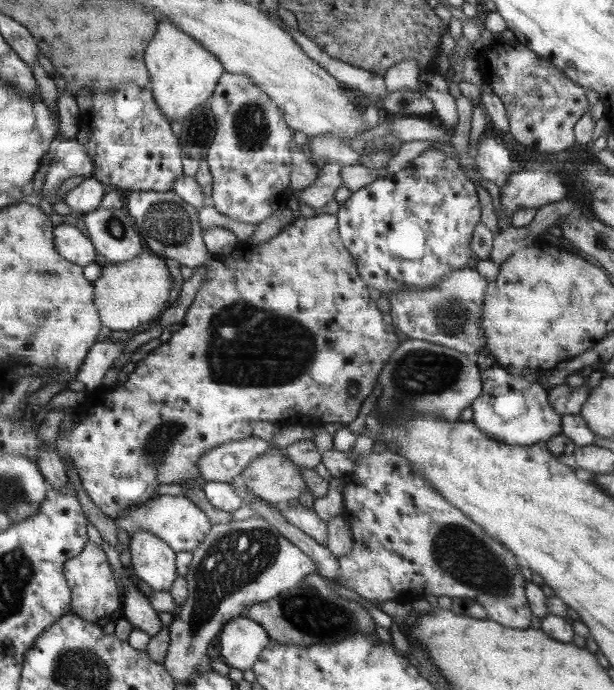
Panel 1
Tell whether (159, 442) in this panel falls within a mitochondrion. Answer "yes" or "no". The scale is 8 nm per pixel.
yes

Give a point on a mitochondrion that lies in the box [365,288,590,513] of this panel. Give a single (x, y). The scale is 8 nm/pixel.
(419, 372)

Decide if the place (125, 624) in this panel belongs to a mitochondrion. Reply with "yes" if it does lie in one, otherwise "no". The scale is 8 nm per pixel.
no

